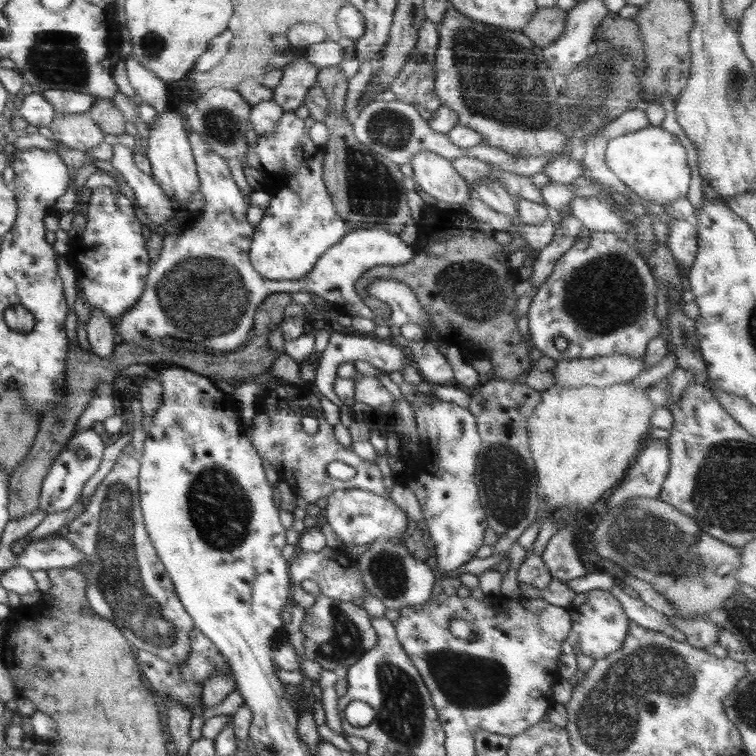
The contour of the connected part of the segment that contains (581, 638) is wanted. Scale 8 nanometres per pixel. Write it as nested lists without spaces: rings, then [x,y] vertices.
[[[606,590],[577,593],[572,602],[566,606],[566,610],[572,619],[572,629],[567,640],[562,644],[558,670],[563,678],[569,680],[576,674],[578,653],[597,661],[618,651],[626,639],[630,620],[626,616],[621,602]]]

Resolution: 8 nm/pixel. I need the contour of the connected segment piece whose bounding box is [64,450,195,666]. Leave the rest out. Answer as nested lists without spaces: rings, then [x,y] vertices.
[[[122,450],[108,475],[95,489],[93,500],[86,511],[70,522],[64,535],[74,544],[74,548],[86,556],[87,564],[78,569],[78,572],[84,573],[86,577],[86,599],[94,612],[114,623],[135,649],[150,652],[172,666],[182,666],[186,664],[184,660],[190,654],[189,637],[195,626],[192,617],[180,602],[169,574],[145,530],[138,493],[139,470],[140,462],[137,457]]]

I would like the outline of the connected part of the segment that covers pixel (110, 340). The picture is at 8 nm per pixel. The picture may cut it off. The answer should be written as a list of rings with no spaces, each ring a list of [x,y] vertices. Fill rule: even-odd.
[[[90,307],[90,319],[87,323],[87,338],[91,350],[99,357],[112,357],[118,344],[108,315],[100,307]]]

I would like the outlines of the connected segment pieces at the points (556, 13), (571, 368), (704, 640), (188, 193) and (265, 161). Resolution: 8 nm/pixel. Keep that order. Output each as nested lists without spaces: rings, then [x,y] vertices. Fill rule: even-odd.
[[[558,6],[538,8],[521,31],[540,48],[554,43],[565,28],[567,12]]]
[[[614,354],[557,362],[554,384],[560,388],[594,386],[606,388],[612,384],[632,381],[644,370],[644,356],[630,358],[628,354]]]
[[[670,617],[670,624],[676,630],[680,630],[687,637],[687,644],[695,648],[709,651],[717,644],[717,632],[722,630],[722,626],[710,622],[708,619],[684,619],[684,617]]]
[[[167,109],[155,117],[154,125],[150,128],[150,134],[146,143],[146,157],[151,163],[153,179],[158,182],[166,198],[179,202],[185,208],[187,201],[191,200],[192,193],[200,188],[195,159],[191,150],[188,129],[184,124],[182,113],[175,109]]]
[[[283,111],[274,127],[274,131],[260,135],[256,142],[247,144],[243,160],[237,163],[241,167],[256,168],[262,176],[261,188],[270,195],[270,203],[264,210],[249,250],[249,260],[256,272],[270,280],[296,280],[308,275],[320,255],[333,244],[338,244],[351,228],[346,227],[346,221],[338,216],[334,201],[324,183],[323,156],[325,147],[315,146],[304,127],[304,121],[294,111]]]

